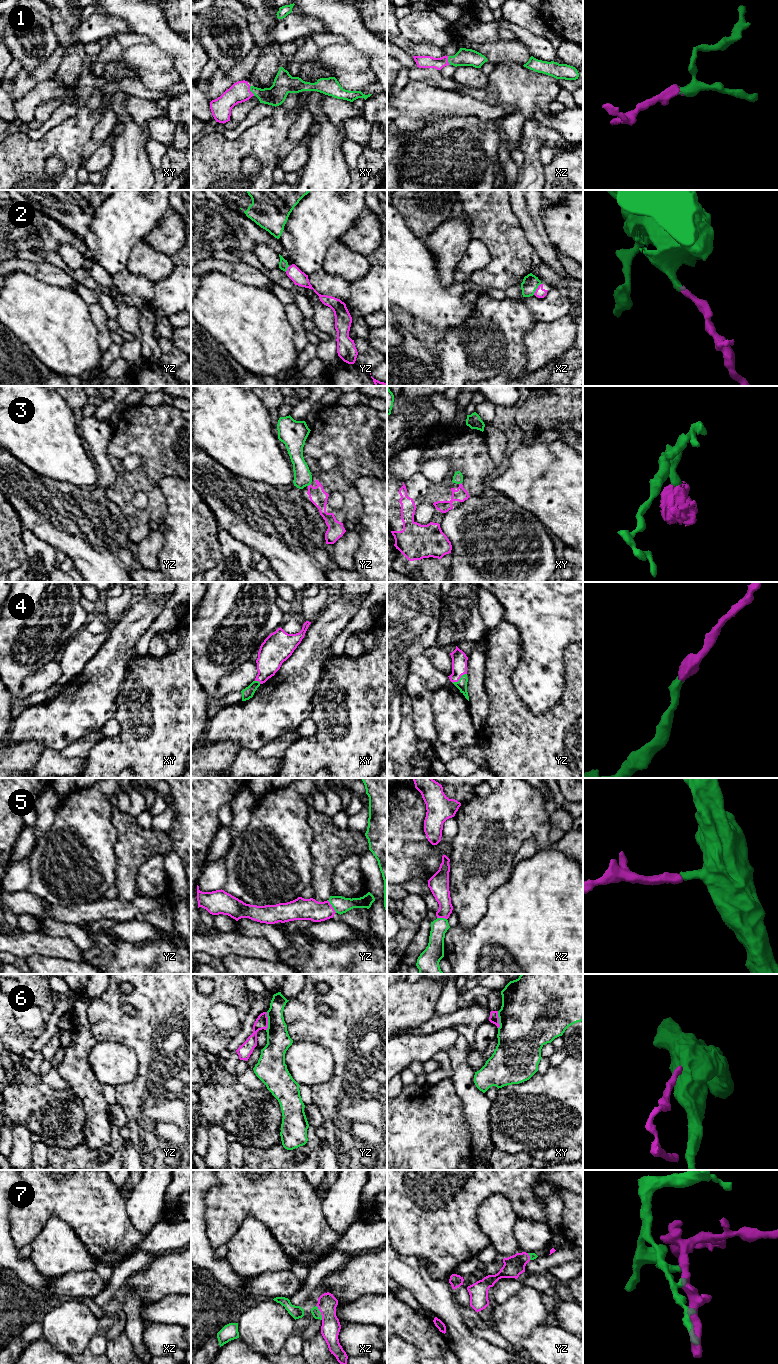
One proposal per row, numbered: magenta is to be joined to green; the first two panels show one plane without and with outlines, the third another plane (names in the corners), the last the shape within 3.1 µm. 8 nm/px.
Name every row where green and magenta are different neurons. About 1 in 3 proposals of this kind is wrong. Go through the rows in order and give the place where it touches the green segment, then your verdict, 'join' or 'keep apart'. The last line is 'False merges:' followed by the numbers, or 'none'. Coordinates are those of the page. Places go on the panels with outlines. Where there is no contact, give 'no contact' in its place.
1: xy (251, 91) | join
2: xz (536, 288) | keep apart
3: yz (309, 484) | keep apart
4: yz (459, 679) | join
5: yz (332, 906) | join
6: yz (268, 1021) | keep apart
7: xz (320, 1312) | keep apart
False merges: 2, 3, 6, 7

